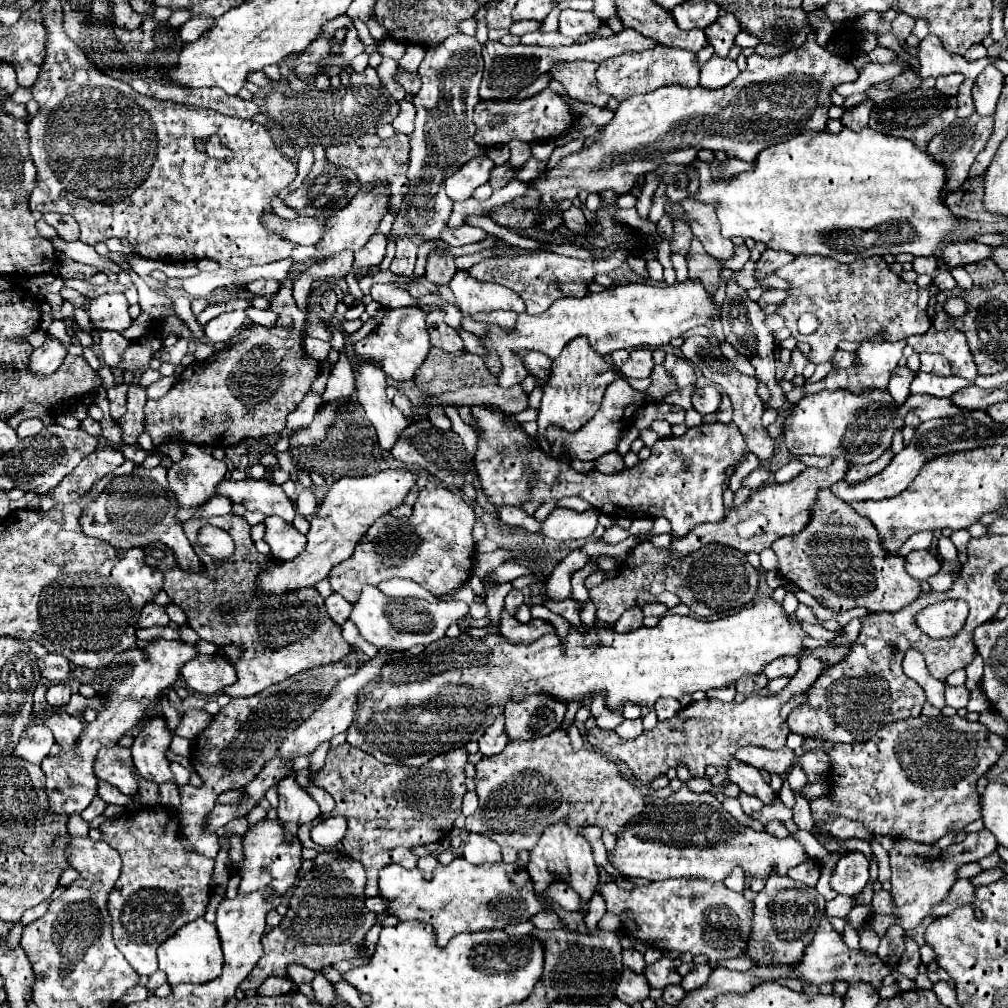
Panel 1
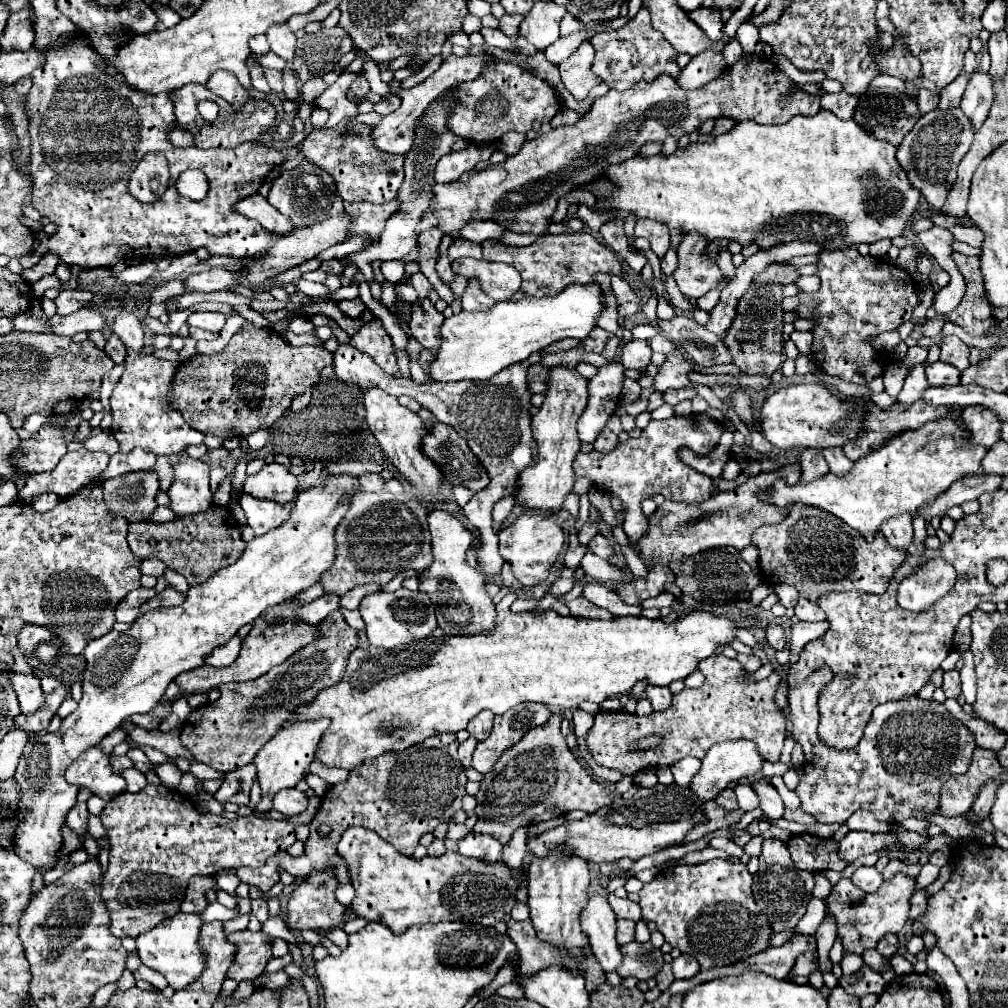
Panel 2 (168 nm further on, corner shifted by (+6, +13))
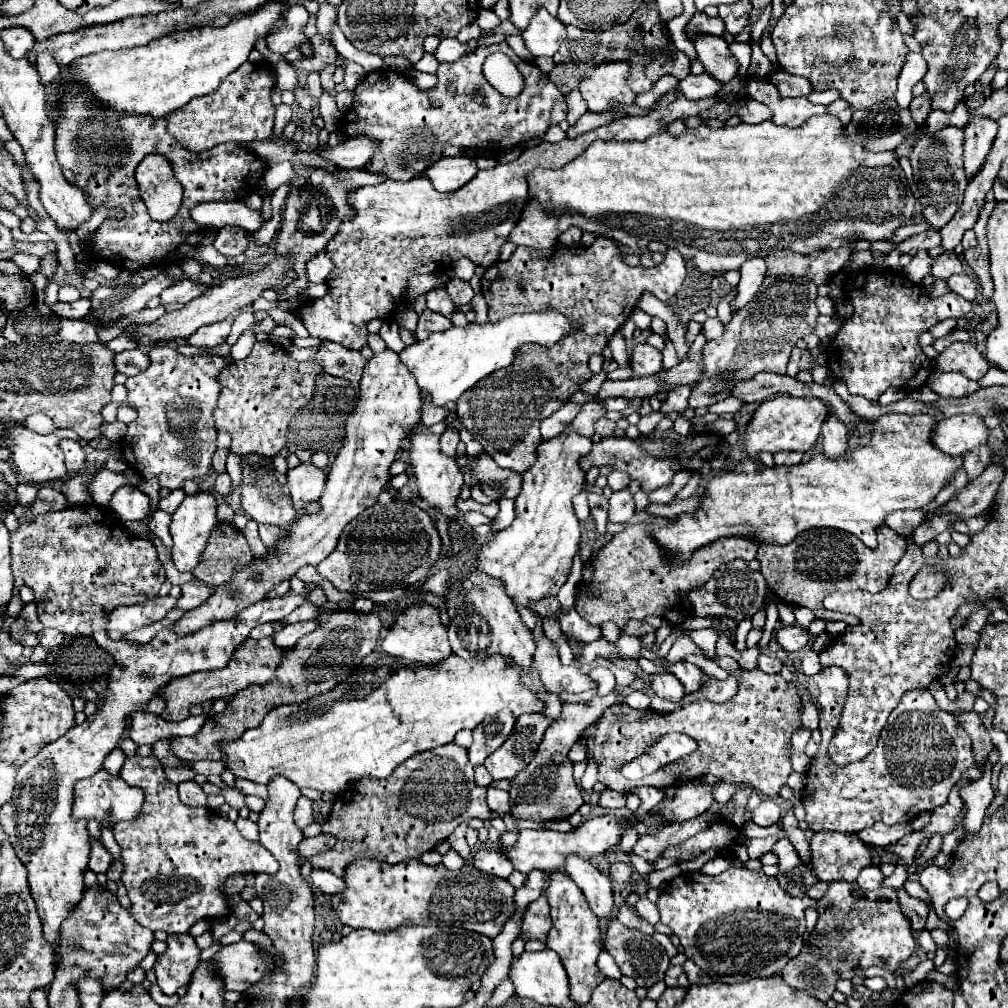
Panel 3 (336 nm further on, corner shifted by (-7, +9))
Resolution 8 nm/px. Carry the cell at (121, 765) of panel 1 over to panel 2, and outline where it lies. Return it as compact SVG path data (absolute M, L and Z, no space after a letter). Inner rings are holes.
M96 744L90 746L76 762L66 770L66 780L78 786L90 788L96 796L112 800L124 792L124 778L112 770L110 756Z

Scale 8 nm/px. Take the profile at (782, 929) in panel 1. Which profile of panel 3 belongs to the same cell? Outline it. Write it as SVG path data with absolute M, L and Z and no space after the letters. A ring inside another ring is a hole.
M787 838L777 840L773 846L773 854L779 858L779 884L793 896L803 896L805 890L813 884L817 884L817 878L813 872L799 860L793 844Z

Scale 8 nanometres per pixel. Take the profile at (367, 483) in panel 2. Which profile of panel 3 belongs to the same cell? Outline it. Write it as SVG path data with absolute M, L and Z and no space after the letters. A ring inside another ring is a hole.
M393 350L373 354L363 368L359 388L357 406L347 418L345 440L329 468L327 488L319 500L321 510L317 514L301 514L297 522L287 528L287 538L275 546L275 554L267 554L267 558L253 558L253 562L245 566L239 564L231 582L217 586L215 594L207 602L185 612L183 618L175 622L177 634L193 634L193 630L201 630L201 626L209 626L209 622L235 618L253 602L267 598L279 582L295 576L299 568L309 564L317 566L335 550L343 528L361 514L361 510L377 502L381 490L391 478L389 468L395 462L401 442L407 438L407 432L421 422L421 390Z

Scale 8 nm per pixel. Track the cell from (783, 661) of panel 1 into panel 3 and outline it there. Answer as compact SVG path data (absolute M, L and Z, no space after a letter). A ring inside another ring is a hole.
M781 626L777 632L777 642L783 650L787 652L799 652L803 650L809 642L811 642L811 636L807 630L799 628L799 626Z

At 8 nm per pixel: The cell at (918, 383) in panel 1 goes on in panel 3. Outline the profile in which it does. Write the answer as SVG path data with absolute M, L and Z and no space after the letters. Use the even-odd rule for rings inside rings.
M947 372L947 374L935 374L927 386L937 392L941 398L963 398L979 390L979 384L965 378L963 374L957 372Z

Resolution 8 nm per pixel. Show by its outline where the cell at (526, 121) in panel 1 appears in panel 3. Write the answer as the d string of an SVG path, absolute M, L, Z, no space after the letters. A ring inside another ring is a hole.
M493 44L489 48L477 48L475 52L459 58L457 62L439 62L437 68L437 84L429 90L421 90L411 84L411 80L393 70L375 70L363 78L363 82L357 84L355 96L353 96L353 106L351 110L345 112L339 132L345 138L359 138L365 136L373 142L377 142L377 150L373 158L369 160L369 166L365 166L367 172L371 174L383 174L389 180L409 180L415 176L421 176L431 162L439 158L439 146L461 146L461 148L511 148L515 144L521 144L531 138L543 138L543 134L563 122L567 116L567 104L563 94L557 90L557 86L549 80L547 74L543 74L533 62L517 60L515 52L505 44ZM493 52L505 52L515 60L517 68L521 70L525 78L525 90L517 98L505 98L499 94L483 76L483 60L493 54Z

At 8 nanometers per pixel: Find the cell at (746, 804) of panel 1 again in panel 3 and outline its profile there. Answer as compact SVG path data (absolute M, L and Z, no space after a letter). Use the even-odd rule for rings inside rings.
M771 798L763 800L755 808L751 820L757 826L775 826L775 824L779 824L779 820L781 820L781 806L779 806L779 802L777 800L771 800Z

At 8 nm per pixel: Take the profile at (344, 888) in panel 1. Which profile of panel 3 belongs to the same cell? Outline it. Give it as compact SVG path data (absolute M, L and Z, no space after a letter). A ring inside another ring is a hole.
M241 940L237 944L223 946L211 962L217 962L217 974L225 978L225 990L245 992L253 982L259 982L265 972L269 972L269 964L261 962L261 954L257 954L257 946Z

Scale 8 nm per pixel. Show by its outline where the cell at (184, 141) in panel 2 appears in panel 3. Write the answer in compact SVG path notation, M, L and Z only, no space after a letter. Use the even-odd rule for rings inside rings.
M245 62L245 66L239 66L229 78L223 80L223 86L219 86L213 94L205 98L195 98L195 102L189 102L181 110L175 110L169 114L167 130L181 146L185 146L191 152L203 152L209 150L217 144L223 142L237 142L237 144L247 144L255 140L267 140L273 130L273 118L275 118L275 106L271 102L271 90L275 88L275 78L273 78L273 66L269 62Z

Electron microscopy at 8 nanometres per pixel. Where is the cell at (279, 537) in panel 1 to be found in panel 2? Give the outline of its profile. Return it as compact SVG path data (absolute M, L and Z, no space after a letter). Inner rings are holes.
M244 494L240 498L240 506L246 512L248 526L254 530L256 536L262 536L272 528L278 528L290 516L284 510L284 506L280 506L278 502L260 500L260 498L254 498L254 496L248 496L248 494Z

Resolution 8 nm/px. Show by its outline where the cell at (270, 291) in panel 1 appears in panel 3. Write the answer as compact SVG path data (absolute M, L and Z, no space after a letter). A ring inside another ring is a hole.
M181 280L173 286L169 286L159 298L161 298L161 306L169 306L169 304L187 304L189 300L197 298L199 294L205 294L207 286L201 284L197 286L193 280Z

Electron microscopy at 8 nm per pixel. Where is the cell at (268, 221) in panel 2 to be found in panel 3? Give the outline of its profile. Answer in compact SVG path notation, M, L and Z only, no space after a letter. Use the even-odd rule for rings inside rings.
M201 202L191 212L193 222L201 228L223 228L223 226L241 226L249 232L255 232L263 226L259 210L249 210L241 202Z

